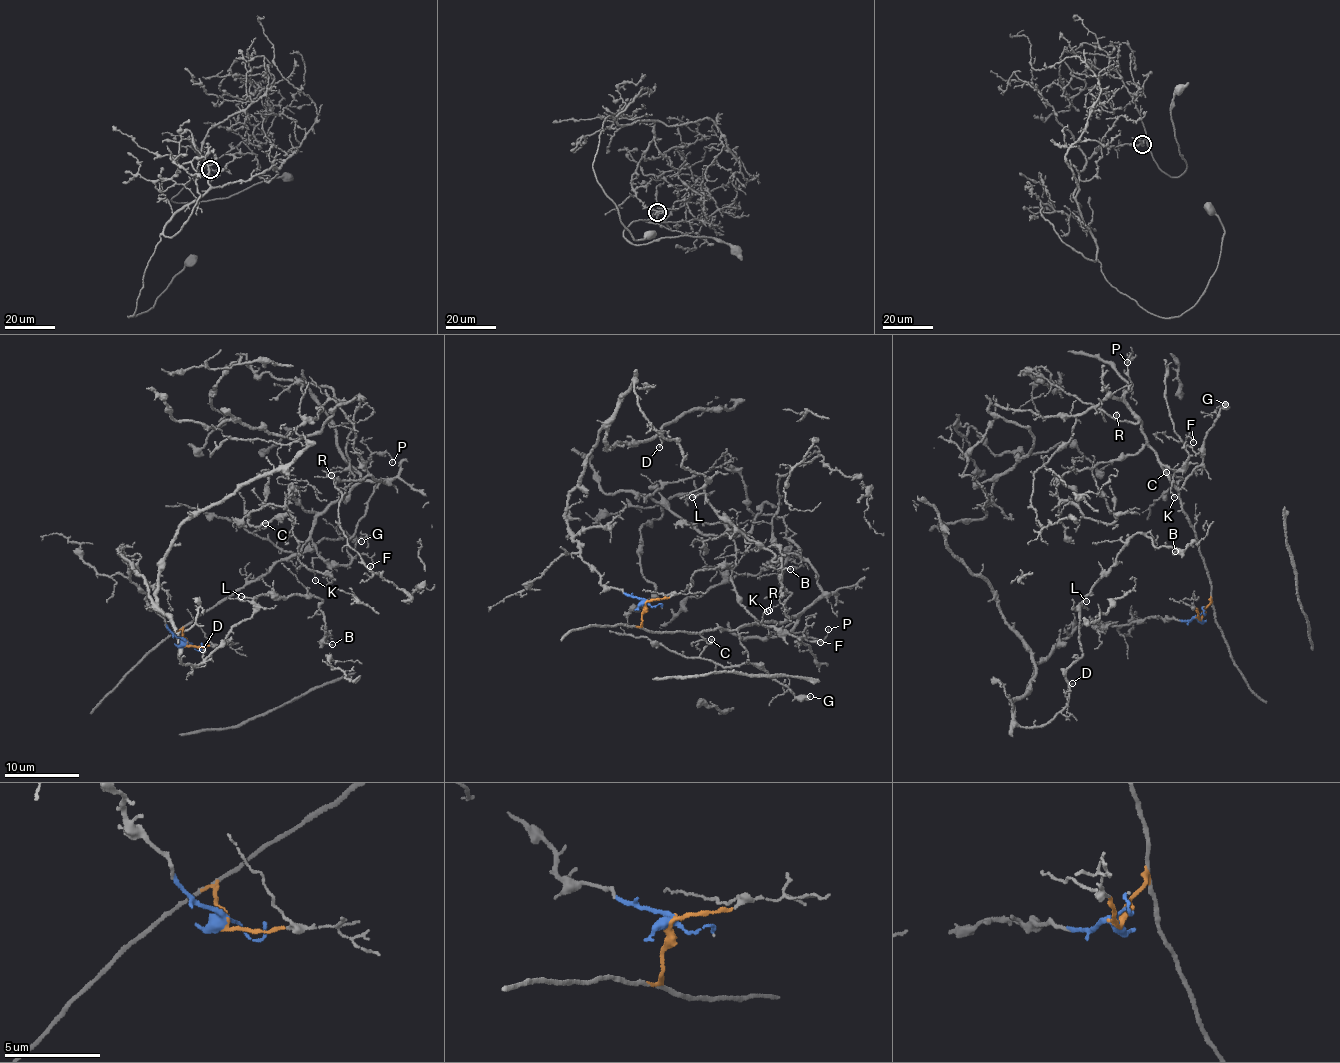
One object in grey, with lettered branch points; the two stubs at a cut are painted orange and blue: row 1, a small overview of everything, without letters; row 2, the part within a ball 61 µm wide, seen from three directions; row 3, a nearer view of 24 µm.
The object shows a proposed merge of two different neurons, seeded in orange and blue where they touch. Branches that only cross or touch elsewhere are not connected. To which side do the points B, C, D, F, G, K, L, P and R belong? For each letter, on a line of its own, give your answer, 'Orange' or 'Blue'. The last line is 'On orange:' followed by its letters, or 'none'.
B: Blue
C: Orange
D: Blue
F: Orange
G: Orange
K: Orange
L: Blue
P: Orange
R: Orange
On orange: C, F, G, K, P, R

